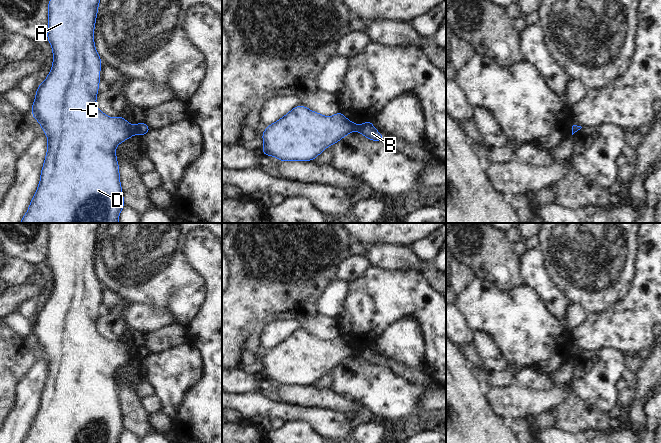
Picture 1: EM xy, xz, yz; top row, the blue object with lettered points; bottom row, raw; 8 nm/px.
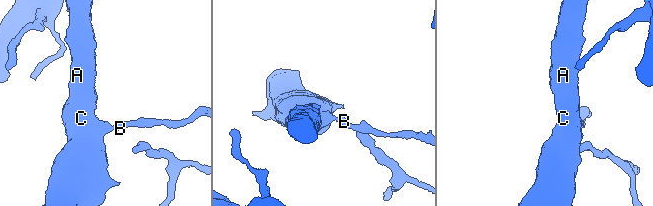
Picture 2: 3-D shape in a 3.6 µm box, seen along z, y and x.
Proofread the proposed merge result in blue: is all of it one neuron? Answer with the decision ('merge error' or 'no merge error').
merge error

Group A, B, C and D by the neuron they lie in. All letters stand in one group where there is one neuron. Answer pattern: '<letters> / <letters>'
A C D / B

